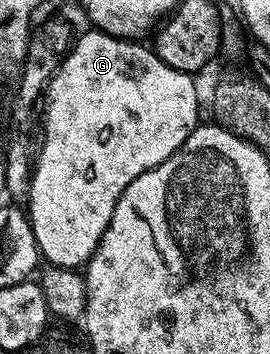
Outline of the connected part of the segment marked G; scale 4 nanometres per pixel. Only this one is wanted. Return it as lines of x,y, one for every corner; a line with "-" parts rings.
95,28
89,29
89,34
84,34
80,39
73,41
71,43
70,49
59,59
59,67
56,72
52,75
47,83
47,87
43,93
42,97
42,107
44,106
44,143
39,143
38,153
34,158
34,165
31,167
31,182
29,184
28,195
26,199
26,213
28,216
29,222
32,223
32,231
34,232
34,240
38,244
38,248
40,249
43,261
45,263
54,265
54,266
67,266
69,268
80,268
87,263
88,259
91,258
93,252
96,250
96,246
102,240
102,236
106,232
106,228
110,224
110,216
114,212
114,208
116,207
116,201
120,199
122,196
122,192
124,189
130,185
130,183
137,178
138,176
142,176
142,172
146,172
147,170
152,170
158,164
162,164
166,161
168,157
173,154
179,148
183,142
191,136
193,130
196,129
198,123
201,121
200,118
200,98
196,95
196,78
191,74
187,74
186,72
182,72
178,68
170,68
170,64
166,64
156,55
155,49
149,48
148,50
144,46
139,46
139,41
129,40
126,38
116,38
113,34
106,34
102,30
97,30

